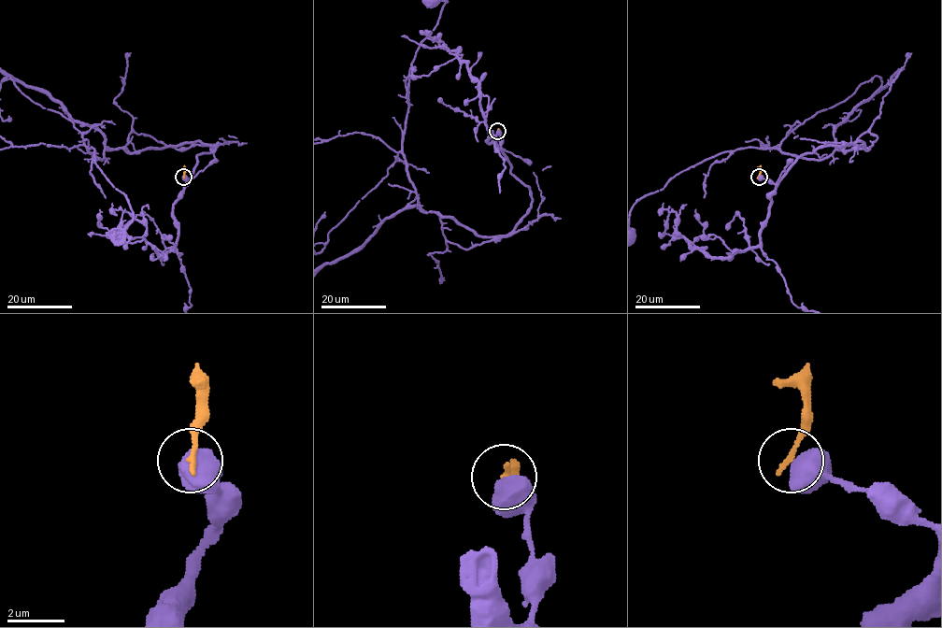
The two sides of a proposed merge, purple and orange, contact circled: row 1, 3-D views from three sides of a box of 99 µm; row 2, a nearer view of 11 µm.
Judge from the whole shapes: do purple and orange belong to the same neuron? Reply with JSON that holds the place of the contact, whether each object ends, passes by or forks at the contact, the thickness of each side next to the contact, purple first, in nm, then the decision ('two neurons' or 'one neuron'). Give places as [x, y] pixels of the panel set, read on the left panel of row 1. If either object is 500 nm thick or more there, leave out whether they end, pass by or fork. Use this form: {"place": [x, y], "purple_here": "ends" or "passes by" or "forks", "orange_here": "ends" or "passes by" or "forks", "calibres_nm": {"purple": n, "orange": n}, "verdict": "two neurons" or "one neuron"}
{"place": [183, 177], "calibres_nm": {"purple": 700, "orange": 200}, "verdict": "two neurons"}

